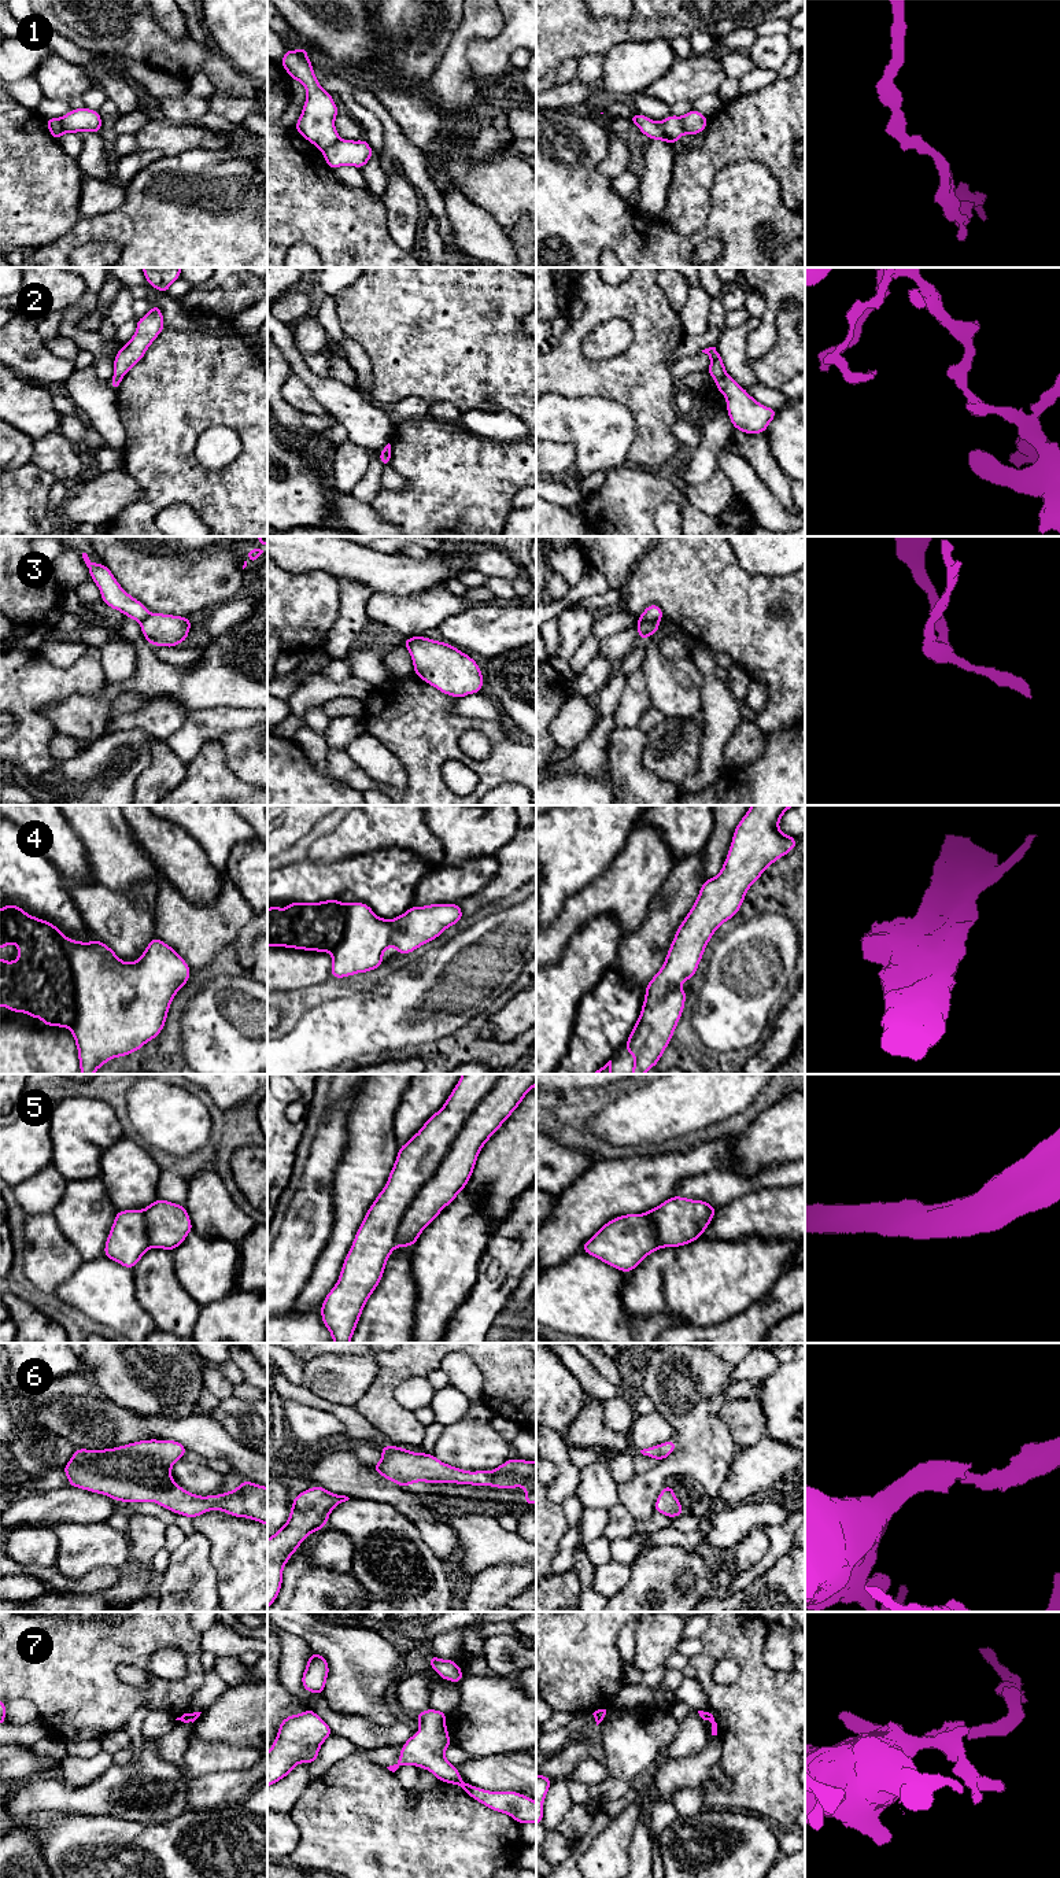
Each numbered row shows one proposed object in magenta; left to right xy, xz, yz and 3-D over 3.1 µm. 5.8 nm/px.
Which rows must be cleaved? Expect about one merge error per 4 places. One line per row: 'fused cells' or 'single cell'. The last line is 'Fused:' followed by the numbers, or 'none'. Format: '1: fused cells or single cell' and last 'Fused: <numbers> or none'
1: fused cells
2: fused cells
3: fused cells
4: single cell
5: fused cells
6: single cell
7: fused cells
Fused: 1, 2, 3, 5, 7

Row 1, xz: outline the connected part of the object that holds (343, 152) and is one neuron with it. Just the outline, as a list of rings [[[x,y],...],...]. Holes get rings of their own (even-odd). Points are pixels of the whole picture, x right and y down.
[[[365,139],[358,141],[339,140],[324,150],[322,155],[332,170],[346,165],[362,169],[370,161],[373,150]]]

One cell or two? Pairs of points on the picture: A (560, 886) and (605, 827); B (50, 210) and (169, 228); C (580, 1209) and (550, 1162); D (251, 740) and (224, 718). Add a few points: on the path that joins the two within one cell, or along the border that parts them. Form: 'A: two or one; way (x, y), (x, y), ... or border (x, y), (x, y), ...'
A: one; way (561, 871), (590, 842)
B: two; border (82, 217), (58, 239)
C: two; border (591, 1166), (556, 1196)
D: two; border (253, 726), (226, 730), (217, 740)

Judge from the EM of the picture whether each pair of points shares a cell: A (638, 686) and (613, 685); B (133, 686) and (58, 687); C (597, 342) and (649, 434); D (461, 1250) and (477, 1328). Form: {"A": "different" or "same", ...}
{"A": "different", "B": "different", "C": "different", "D": "different"}

